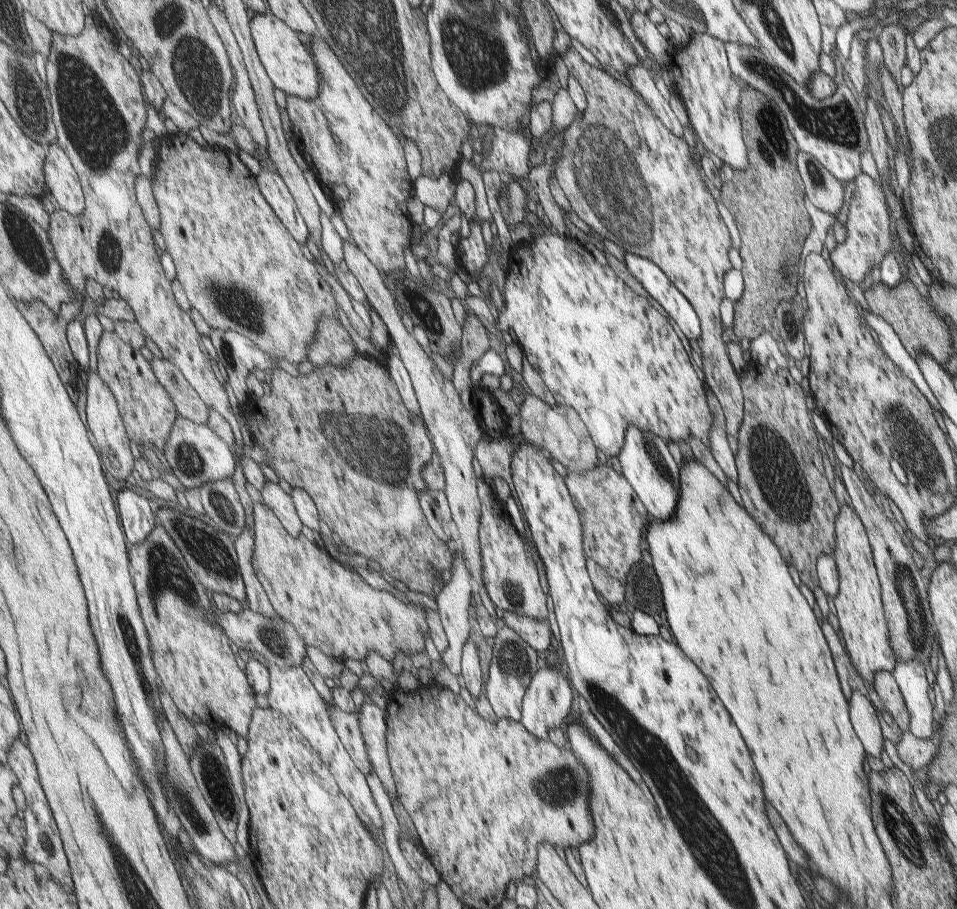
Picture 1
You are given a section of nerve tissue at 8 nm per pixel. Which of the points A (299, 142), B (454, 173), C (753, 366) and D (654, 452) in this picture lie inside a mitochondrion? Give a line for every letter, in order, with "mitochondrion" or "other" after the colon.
A: other
B: other
C: other
D: mitochondrion

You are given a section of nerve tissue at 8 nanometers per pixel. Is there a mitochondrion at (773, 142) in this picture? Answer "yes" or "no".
yes

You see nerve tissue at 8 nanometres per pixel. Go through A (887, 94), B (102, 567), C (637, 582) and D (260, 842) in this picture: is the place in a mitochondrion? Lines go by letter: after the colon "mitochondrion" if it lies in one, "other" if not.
A: other
B: other
C: other
D: other

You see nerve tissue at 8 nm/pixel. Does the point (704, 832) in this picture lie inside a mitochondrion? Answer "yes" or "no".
yes

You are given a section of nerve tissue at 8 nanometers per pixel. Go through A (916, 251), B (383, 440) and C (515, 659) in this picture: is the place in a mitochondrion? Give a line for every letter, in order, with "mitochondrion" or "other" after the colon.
A: other
B: mitochondrion
C: mitochondrion

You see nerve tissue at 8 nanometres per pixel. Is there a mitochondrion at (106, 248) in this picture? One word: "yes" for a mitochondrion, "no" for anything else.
yes

